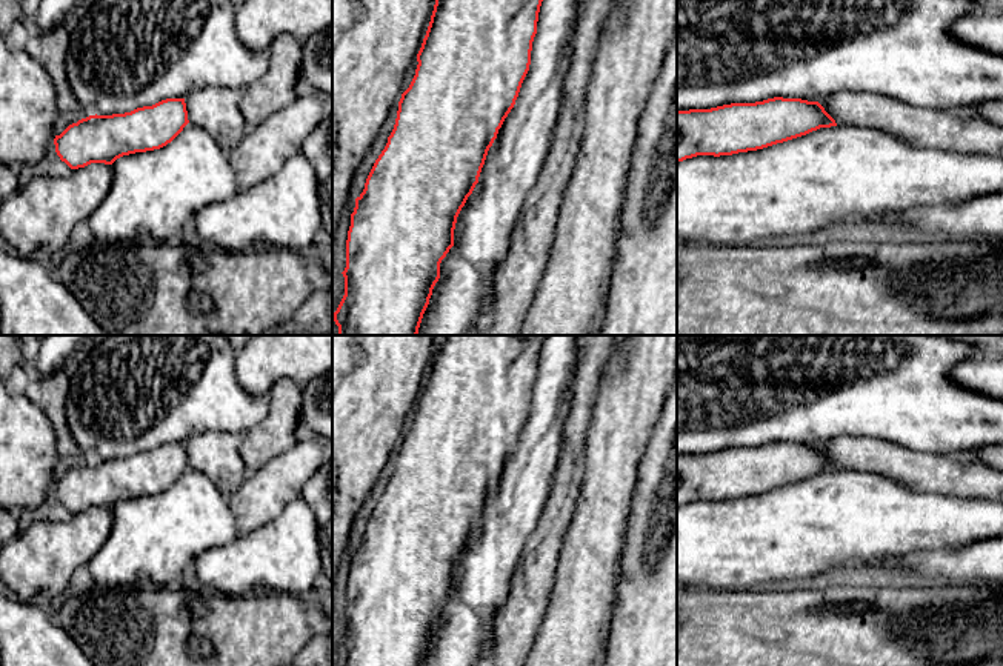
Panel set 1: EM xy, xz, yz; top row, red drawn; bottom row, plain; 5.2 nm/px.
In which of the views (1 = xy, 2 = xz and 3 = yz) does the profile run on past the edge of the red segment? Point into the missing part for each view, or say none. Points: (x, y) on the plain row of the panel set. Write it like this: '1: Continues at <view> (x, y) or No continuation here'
1: No continuation here
2: No continuation here
3: No continuation here

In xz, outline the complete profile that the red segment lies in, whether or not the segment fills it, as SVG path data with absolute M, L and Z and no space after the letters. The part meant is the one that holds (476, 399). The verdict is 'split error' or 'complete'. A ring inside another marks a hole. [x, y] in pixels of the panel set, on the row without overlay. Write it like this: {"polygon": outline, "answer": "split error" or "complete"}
{"polygon": "M438 335L431 366L417 398L417 414L409 432L402 438L394 474L388 488L375 504L363 537L355 543L351 558L351 571L346 584L345 640L334 657L334 666L422 666L429 649L432 634L440 623L440 608L454 591L457 561L472 538L489 492L497 483L498 474L511 457L518 441L521 428L529 415L532 386L537 378L537 366L541 346L548 335Z", "answer": "complete"}

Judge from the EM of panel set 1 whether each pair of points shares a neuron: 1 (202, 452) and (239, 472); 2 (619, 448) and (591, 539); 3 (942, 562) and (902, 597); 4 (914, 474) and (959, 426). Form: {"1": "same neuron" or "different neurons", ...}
{"1": "same neuron", "2": "same neuron", "3": "different neurons", "4": "different neurons"}

